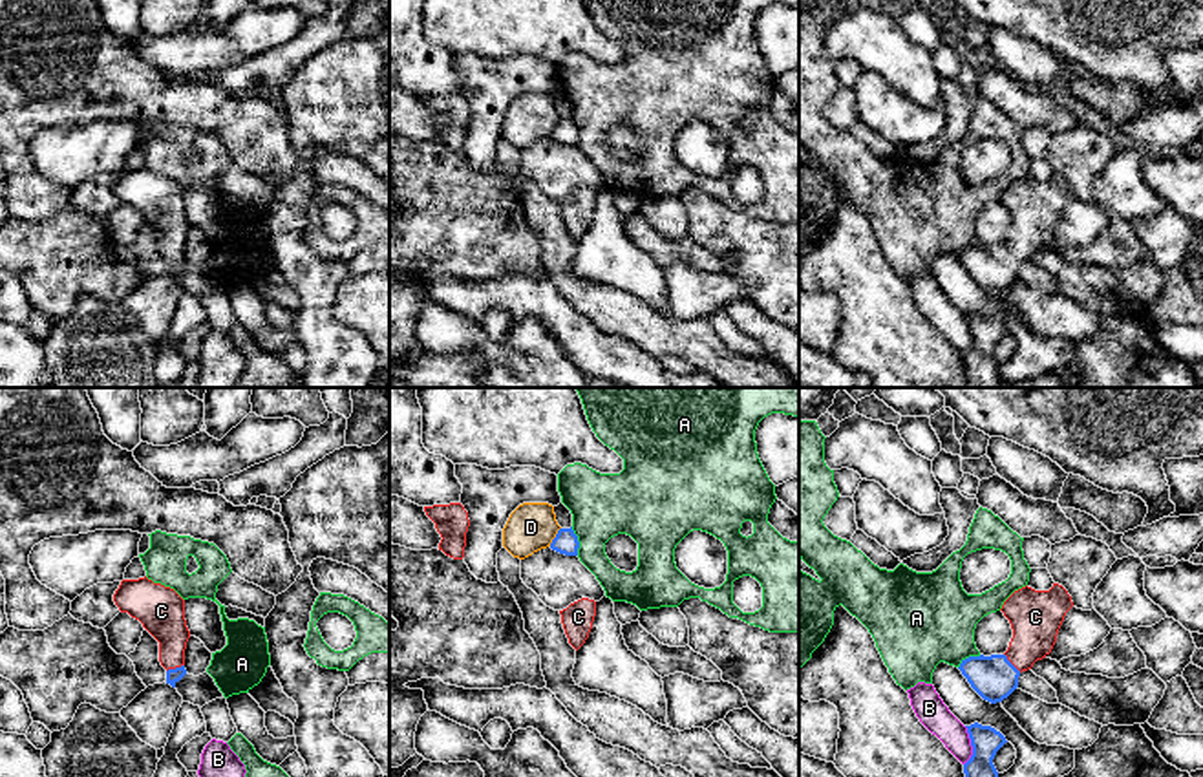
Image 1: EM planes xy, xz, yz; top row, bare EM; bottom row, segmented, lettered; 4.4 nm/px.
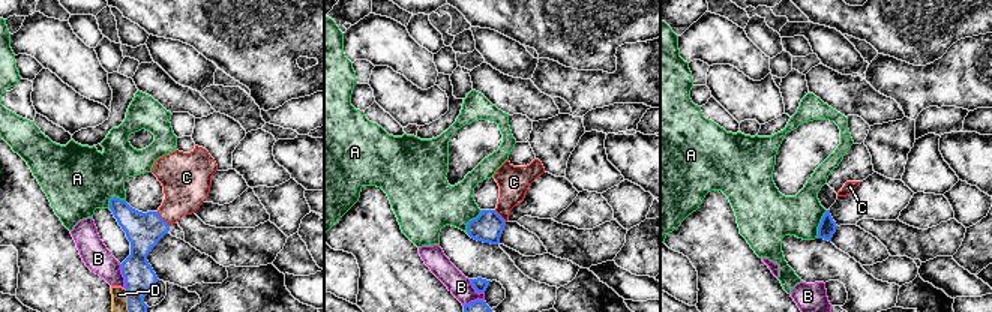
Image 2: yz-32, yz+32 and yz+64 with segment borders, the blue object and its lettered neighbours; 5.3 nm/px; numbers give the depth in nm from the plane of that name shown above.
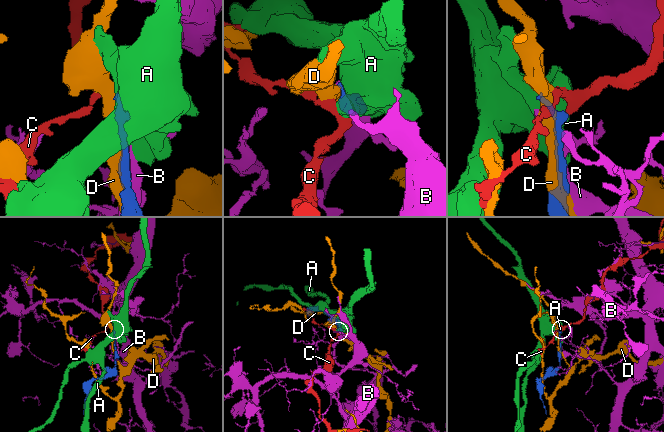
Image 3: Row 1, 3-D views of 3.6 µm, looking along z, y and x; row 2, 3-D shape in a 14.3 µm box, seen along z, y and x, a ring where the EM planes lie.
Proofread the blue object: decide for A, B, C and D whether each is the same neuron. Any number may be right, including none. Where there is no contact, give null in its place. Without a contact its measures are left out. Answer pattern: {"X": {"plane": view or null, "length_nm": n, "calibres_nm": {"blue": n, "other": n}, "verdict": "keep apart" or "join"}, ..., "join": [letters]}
{"A": {"plane": "xz", "length_nm": 130, "calibres_nm": {"blue": 110, "other": 280}, "verdict": "keep apart"}, "B": {"plane": "yz", "length_nm": 180, "calibres_nm": {"blue": 140, "other": 140}, "verdict": "keep apart"}, "C": {"plane": "yz", "length_nm": 120, "calibres_nm": {"blue": 190, "other": 240}, "verdict": "join"}, "D": {"plane": "xz", "length_nm": 100, "calibres_nm": {"blue": 110, "other": 220}, "verdict": "keep apart"}, "join": ["C"]}

